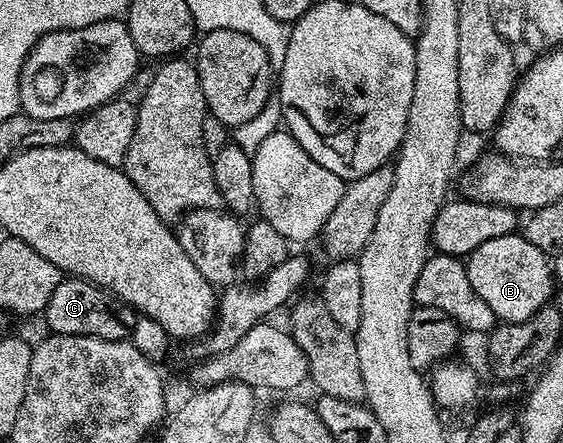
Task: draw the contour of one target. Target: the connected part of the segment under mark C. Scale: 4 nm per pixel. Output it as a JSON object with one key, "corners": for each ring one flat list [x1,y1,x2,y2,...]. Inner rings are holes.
{"corners":[[66,277,56,287,56,293,52,293,44,318,50,326,49,330,56,335,83,335,120,341,129,340,133,336,136,312,134,308,123,305,95,283,77,277]]}

